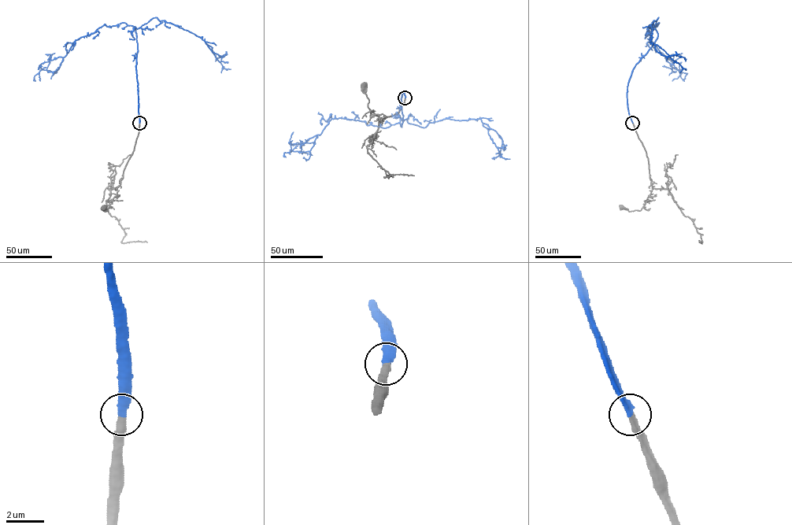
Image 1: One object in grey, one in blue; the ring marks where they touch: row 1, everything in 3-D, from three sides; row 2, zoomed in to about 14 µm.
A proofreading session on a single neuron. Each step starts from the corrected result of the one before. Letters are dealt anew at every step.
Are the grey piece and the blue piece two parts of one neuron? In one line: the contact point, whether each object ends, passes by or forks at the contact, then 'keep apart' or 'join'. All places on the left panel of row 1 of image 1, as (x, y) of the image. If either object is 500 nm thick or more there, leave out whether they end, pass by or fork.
(139, 123) | grey ends | blue ends | join

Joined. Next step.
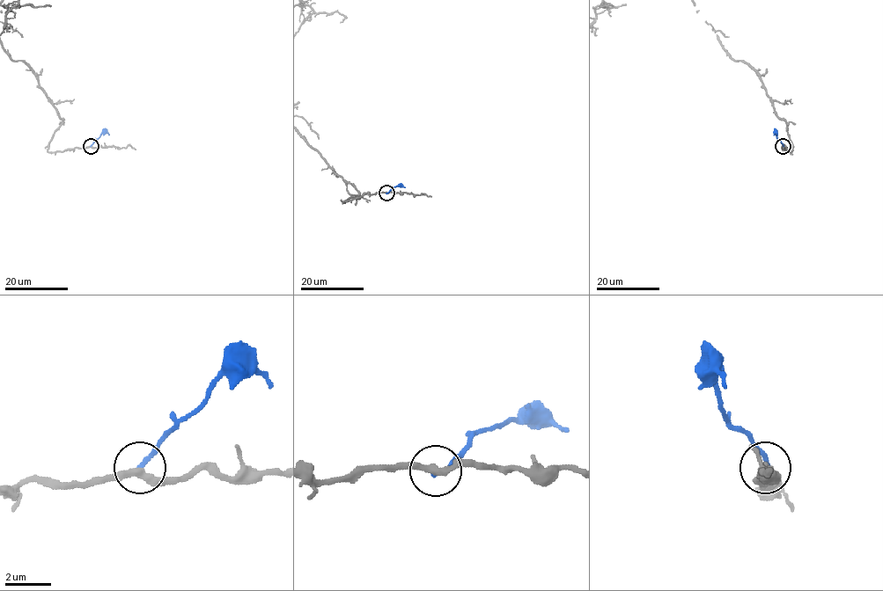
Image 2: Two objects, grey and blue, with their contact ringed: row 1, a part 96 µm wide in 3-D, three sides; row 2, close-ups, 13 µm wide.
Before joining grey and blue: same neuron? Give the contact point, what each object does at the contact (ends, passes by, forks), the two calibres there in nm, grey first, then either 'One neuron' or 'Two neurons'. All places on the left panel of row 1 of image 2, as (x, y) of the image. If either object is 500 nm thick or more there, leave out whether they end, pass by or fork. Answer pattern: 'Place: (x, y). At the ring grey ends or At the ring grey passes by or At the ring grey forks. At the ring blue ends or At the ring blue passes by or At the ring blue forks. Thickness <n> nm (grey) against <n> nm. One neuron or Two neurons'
Place: (91, 146). At the ring grey passes by. At the ring blue ends. Thickness 300 nm (grey) against 200 nm. Two neurons

